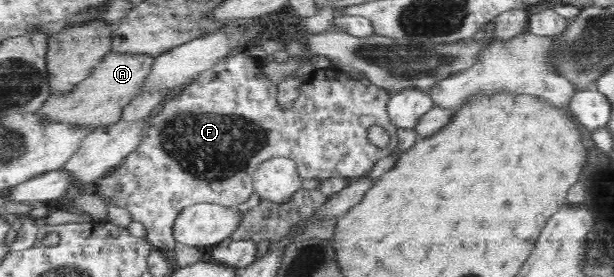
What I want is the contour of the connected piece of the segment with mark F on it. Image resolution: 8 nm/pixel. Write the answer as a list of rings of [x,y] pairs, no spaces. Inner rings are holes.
[[[245,49],[235,51],[224,59],[220,59],[214,64],[214,66],[212,66],[212,68],[202,71],[202,74],[198,74],[192,83],[185,86],[184,90],[180,90],[180,93],[176,93],[174,96],[167,99],[154,111],[149,119],[146,119],[144,138],[142,138],[140,146],[138,146],[132,154],[128,154],[120,166],[95,182],[100,186],[98,190],[95,190],[95,193],[105,198],[107,205],[110,204],[112,206],[126,209],[130,215],[132,215],[132,221],[144,225],[147,232],[145,240],[155,249],[170,256],[176,244],[176,241],[174,241],[173,238],[174,224],[178,214],[180,214],[182,210],[186,209],[188,206],[193,206],[199,203],[209,203],[224,207],[238,207],[240,204],[247,202],[248,198],[255,193],[252,175],[256,172],[256,169],[262,164],[262,162],[267,161],[270,158],[278,156],[293,160],[303,179],[312,178],[312,180],[324,180],[338,177],[362,178],[366,176],[369,170],[372,170],[372,167],[376,162],[382,160],[382,158],[386,158],[386,156],[390,156],[390,154],[394,153],[394,150],[397,150],[397,128],[392,124],[387,113],[387,102],[389,101],[390,94],[392,94],[392,92],[387,89],[380,88],[375,84],[366,83],[366,81],[353,79],[348,72],[340,70],[340,73],[336,75],[334,80],[328,78],[328,76],[318,76],[318,78],[312,77],[308,81],[305,81],[301,86],[300,96],[292,102],[292,108],[284,110],[283,108],[280,108],[280,105],[277,103],[277,85],[275,82],[271,82],[271,80],[263,74],[262,64],[256,62],[251,55],[248,55]],[[371,126],[382,126],[388,131],[388,134],[392,136],[390,146],[386,146],[386,148],[376,148],[376,146],[372,146],[372,143],[366,138],[368,128]]]

